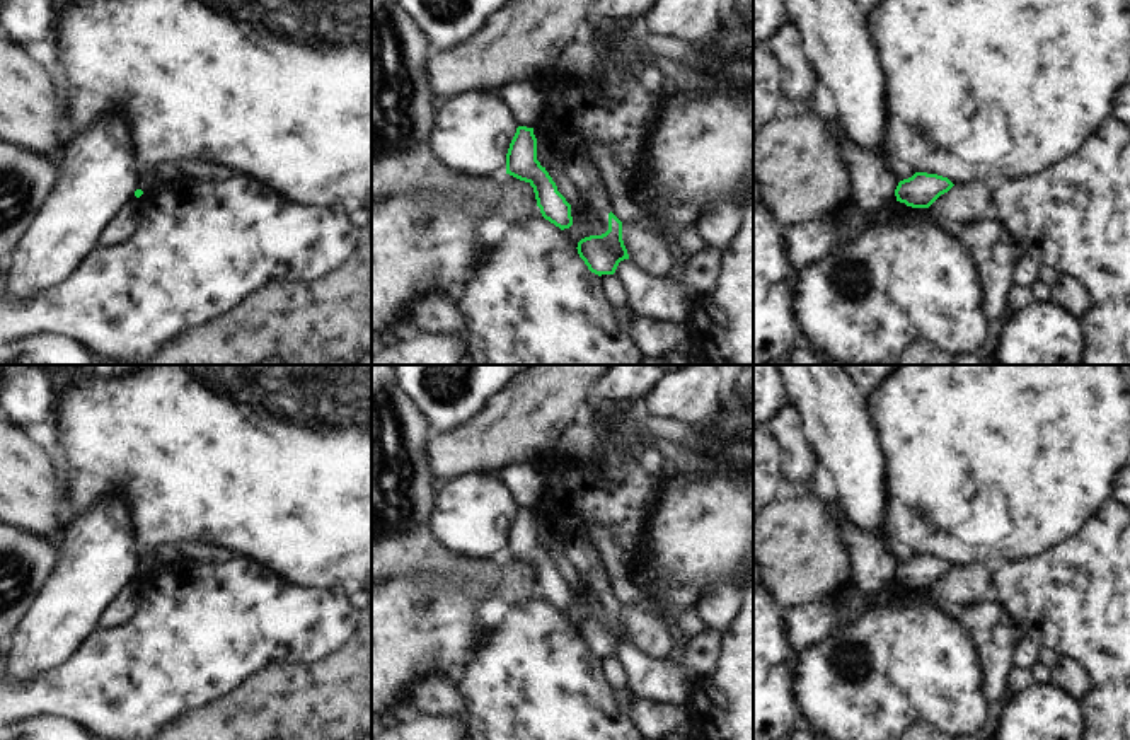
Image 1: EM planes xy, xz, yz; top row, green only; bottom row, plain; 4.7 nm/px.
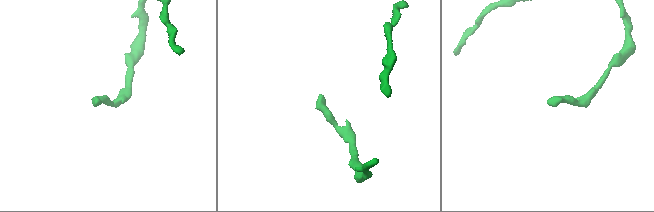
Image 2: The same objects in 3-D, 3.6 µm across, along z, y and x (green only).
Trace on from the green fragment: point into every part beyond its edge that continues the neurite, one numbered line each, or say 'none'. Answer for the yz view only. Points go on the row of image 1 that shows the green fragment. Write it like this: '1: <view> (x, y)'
none

